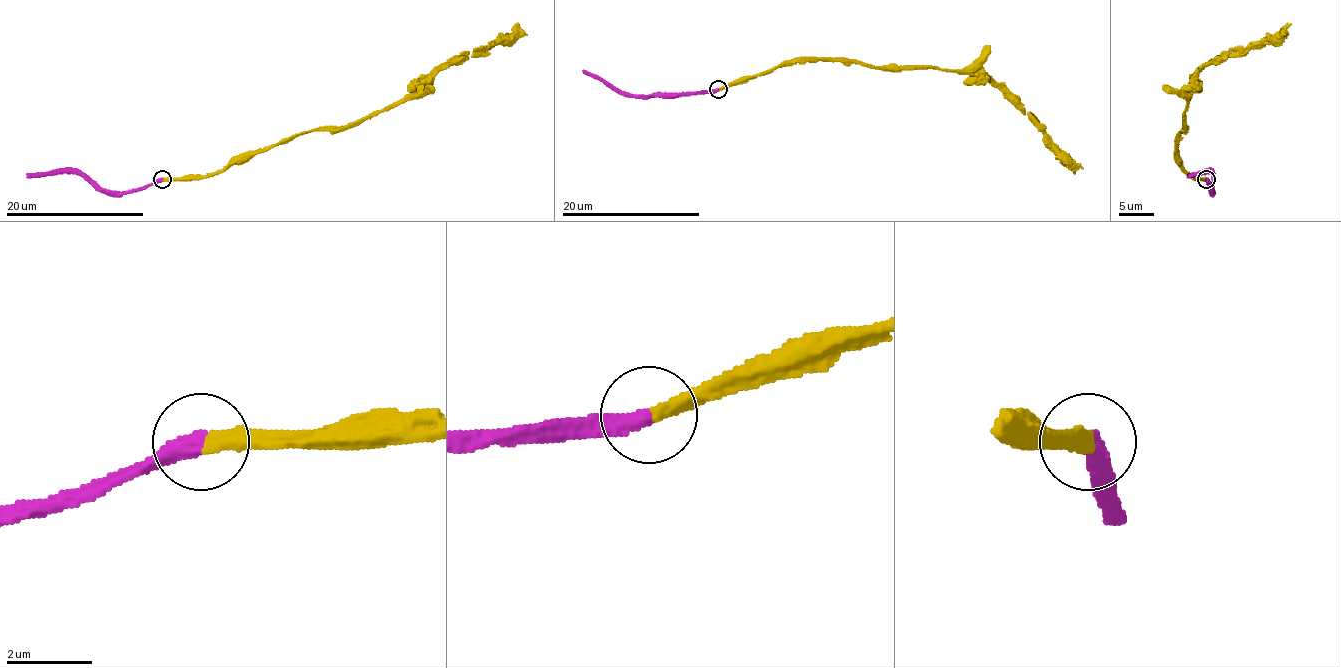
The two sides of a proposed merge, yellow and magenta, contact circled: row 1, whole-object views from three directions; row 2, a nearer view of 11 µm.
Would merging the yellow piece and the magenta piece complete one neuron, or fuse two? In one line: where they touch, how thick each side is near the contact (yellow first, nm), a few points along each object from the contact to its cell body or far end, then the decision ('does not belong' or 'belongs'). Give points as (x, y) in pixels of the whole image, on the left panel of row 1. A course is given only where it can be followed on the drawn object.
at (162, 179); 360 nm thick on the yellow side, 400 nm on the other; yellow runs (162, 179), (214, 174), (300, 134), (357, 125), (410, 100), (446, 65), (498, 44), (519, 24); magenta runs (162, 179), (136, 189), (102, 193), (81, 175), (60, 172), (29, 174), (26, 177); belongs

